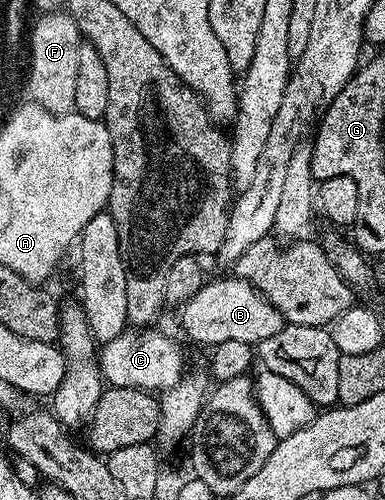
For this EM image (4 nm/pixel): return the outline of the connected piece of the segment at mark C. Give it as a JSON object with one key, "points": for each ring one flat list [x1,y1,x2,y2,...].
{"points":[[127,330,101,347,99,370,111,387,163,392,179,383,185,371,184,356,174,341,154,331]]}

